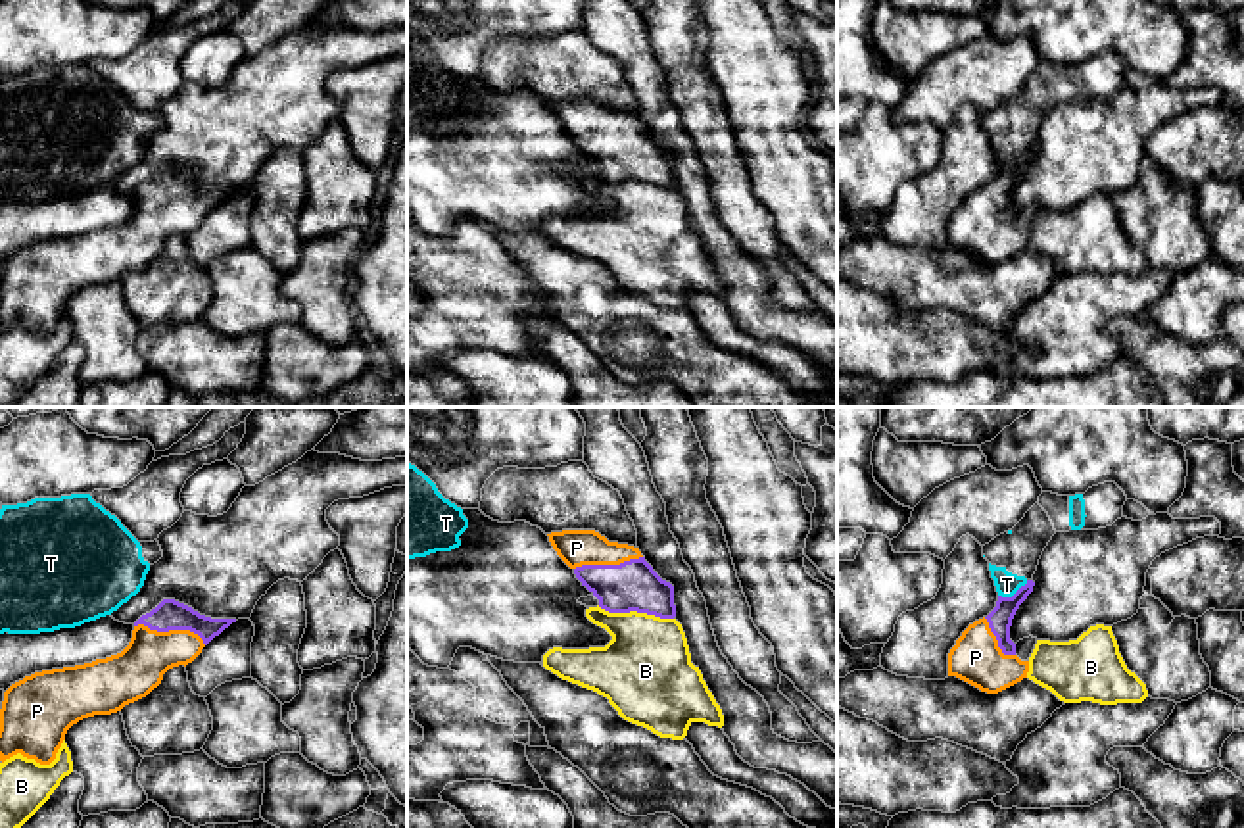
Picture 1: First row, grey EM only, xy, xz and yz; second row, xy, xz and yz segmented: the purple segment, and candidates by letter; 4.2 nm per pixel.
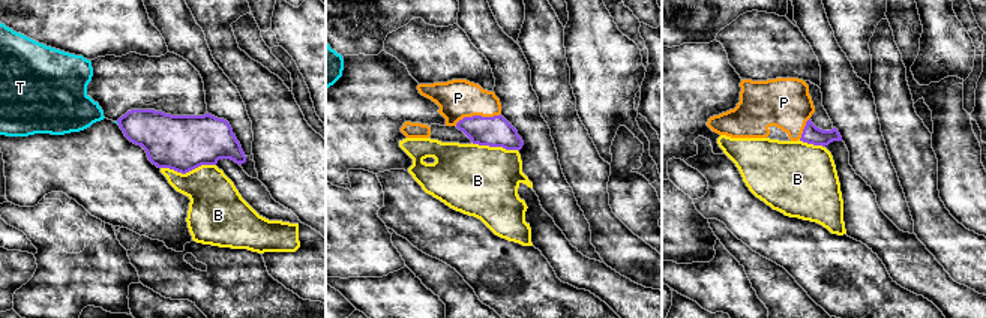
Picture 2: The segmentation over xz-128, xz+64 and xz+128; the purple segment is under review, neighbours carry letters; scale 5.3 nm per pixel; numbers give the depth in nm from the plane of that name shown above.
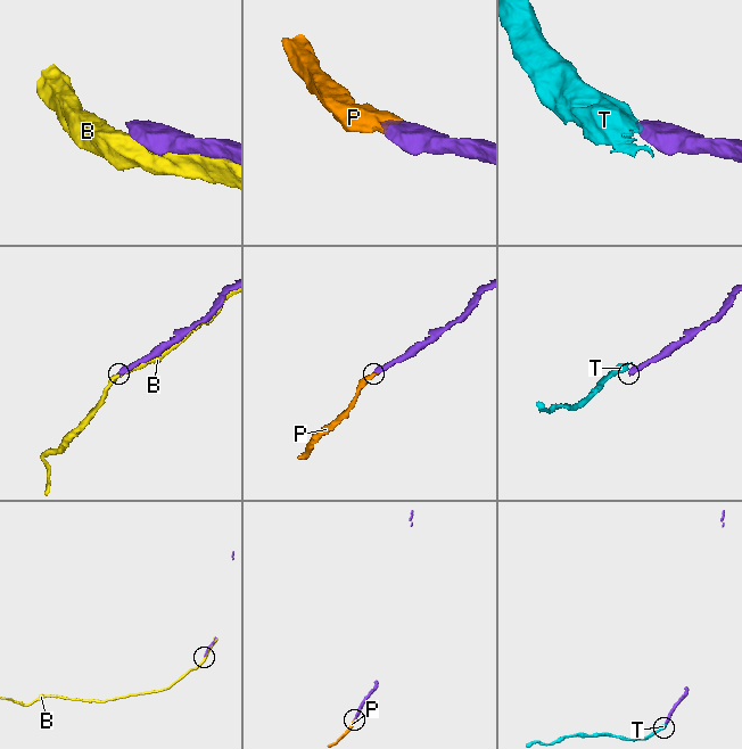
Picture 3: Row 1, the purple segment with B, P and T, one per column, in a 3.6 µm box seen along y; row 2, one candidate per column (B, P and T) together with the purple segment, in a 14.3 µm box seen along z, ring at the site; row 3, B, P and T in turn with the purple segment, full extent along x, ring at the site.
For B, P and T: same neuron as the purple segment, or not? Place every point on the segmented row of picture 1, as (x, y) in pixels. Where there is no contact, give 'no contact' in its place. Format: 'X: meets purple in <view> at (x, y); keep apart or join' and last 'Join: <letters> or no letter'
B: meets purple in xz at (636, 609); keep apart
P: meets purple in xy at (171, 629); join
T: meets purple in yz at (1014, 594); keep apart
Join: P

